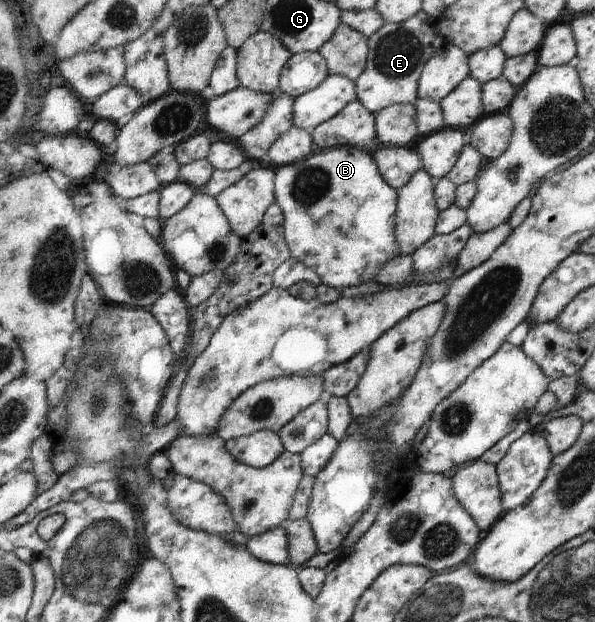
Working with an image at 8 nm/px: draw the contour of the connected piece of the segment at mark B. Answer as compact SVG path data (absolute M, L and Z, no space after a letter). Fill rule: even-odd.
M352 146L328 148L302 161L280 167L275 171L274 195L275 202L280 206L284 216L284 237L291 256L315 271L324 285L338 290L370 283L376 279L378 271L382 271L382 267L390 263L390 259L401 254L396 245L396 232L394 231L398 193L381 176L371 151ZM348 195L354 195L356 199L364 203L382 199L384 207L380 209L370 207L370 221L364 223L360 205L350 201Z

